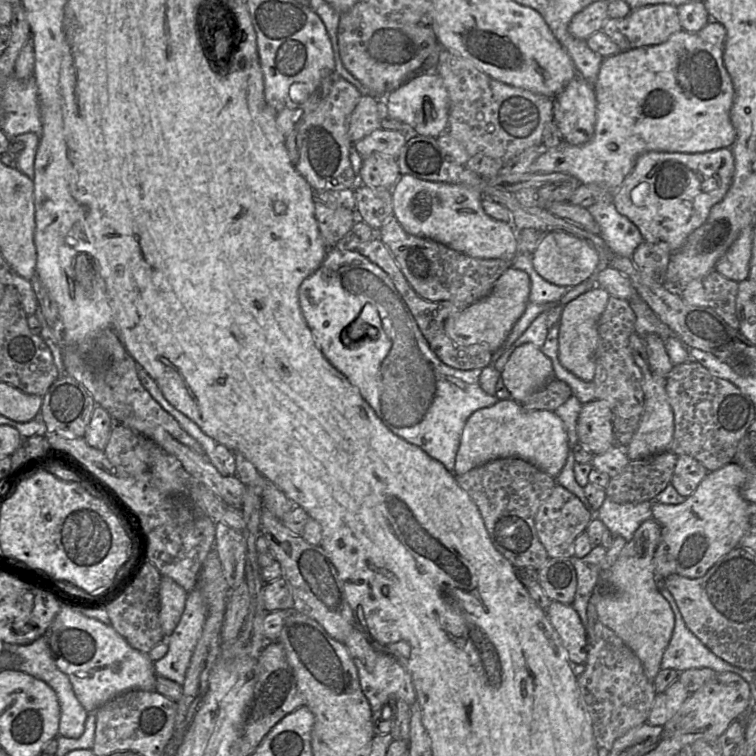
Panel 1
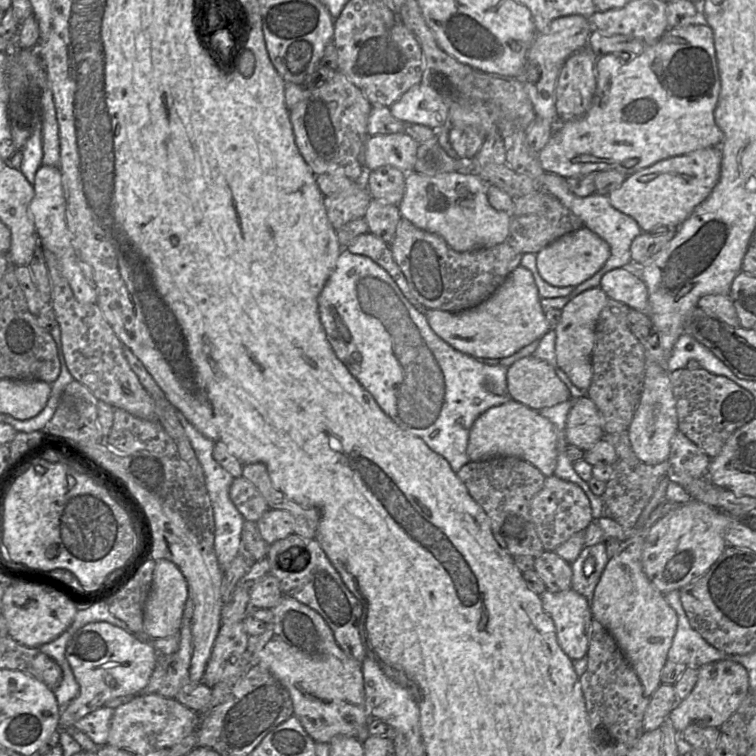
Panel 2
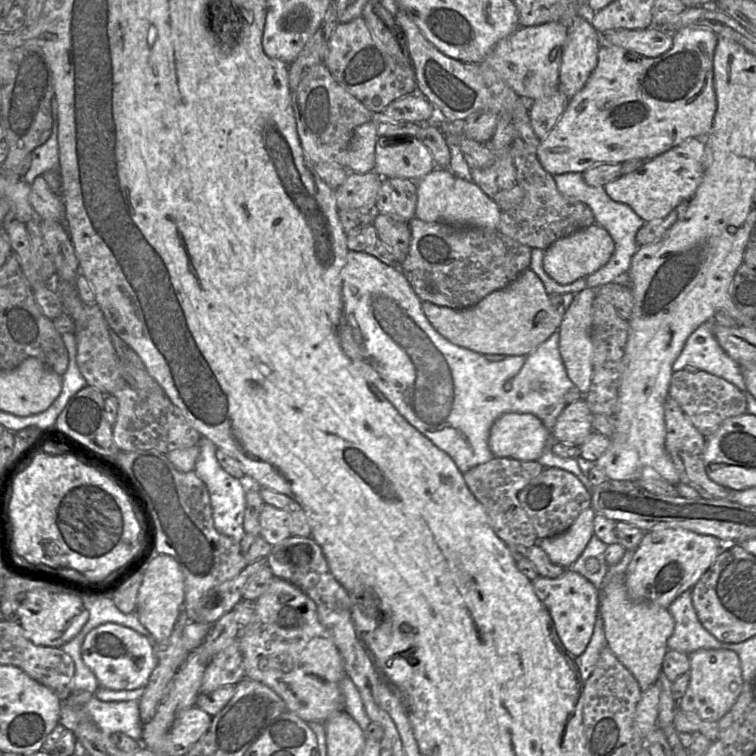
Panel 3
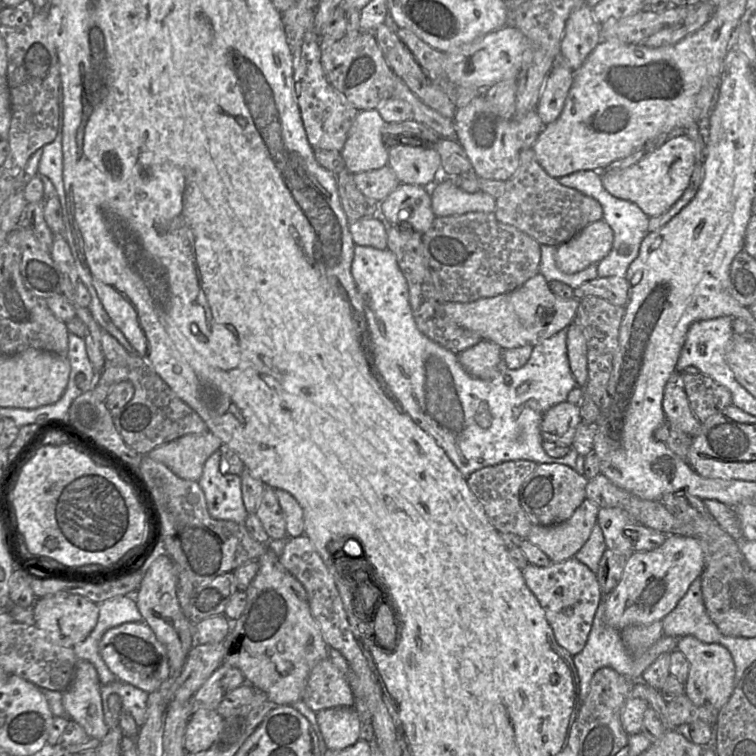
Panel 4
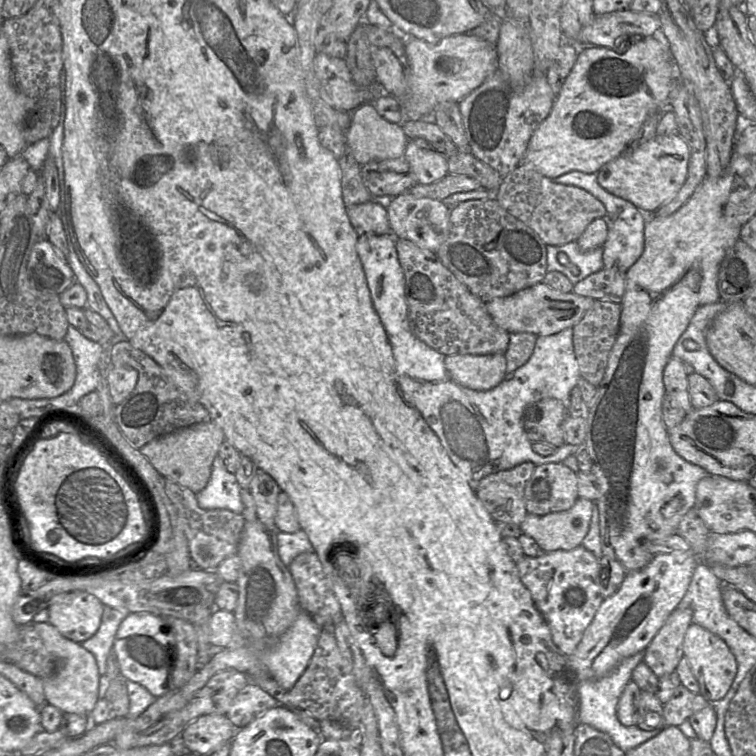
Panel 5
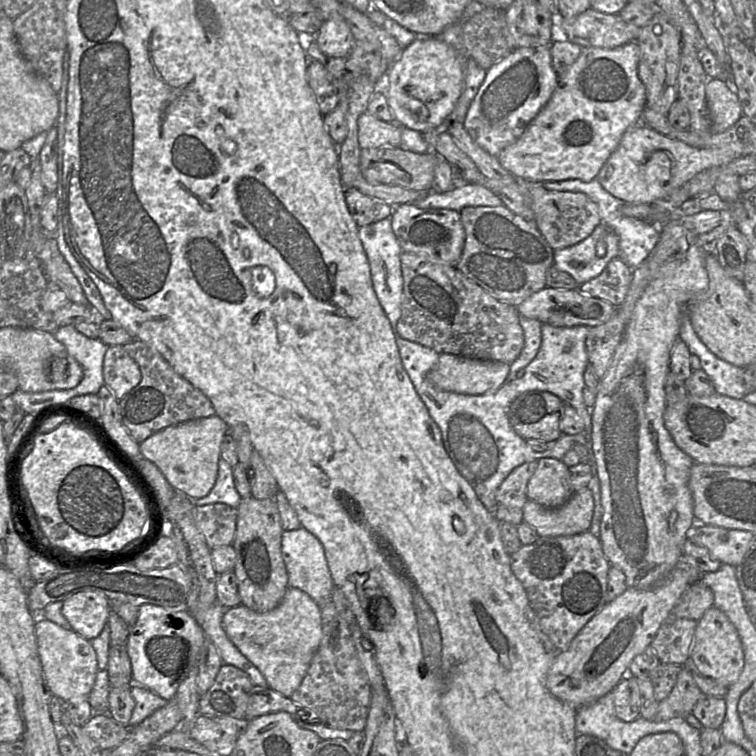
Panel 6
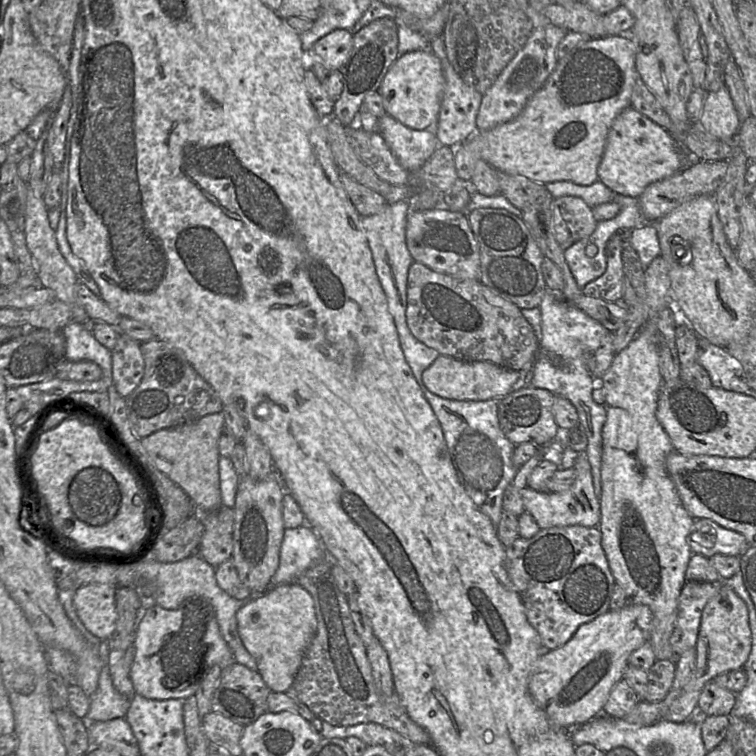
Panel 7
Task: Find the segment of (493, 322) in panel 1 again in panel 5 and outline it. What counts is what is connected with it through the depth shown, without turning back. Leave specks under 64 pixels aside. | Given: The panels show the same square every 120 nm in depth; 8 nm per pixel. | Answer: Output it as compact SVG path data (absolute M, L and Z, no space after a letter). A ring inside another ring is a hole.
M539 282L510 296L487 301L486 309L493 321L509 334L528 332L537 336L549 336L576 325L594 301L593 298L577 295L573 291L562 293Z

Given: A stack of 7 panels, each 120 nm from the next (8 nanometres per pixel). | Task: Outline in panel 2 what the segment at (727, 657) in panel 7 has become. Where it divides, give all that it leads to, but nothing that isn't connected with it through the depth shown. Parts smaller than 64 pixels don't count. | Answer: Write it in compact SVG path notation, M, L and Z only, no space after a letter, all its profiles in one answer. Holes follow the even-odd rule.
M731 660L707 663L698 668L698 679L693 690L676 704L669 719L678 733L693 725L719 728L738 709L748 692L749 678L744 666Z

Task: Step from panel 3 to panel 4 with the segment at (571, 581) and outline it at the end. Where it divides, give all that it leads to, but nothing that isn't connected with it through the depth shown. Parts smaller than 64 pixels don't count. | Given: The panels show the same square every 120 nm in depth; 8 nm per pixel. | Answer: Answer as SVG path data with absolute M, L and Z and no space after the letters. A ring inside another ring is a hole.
M575 557L562 562L551 563L546 567L528 564L521 572L526 585L544 609L546 619L553 630L557 643L567 650L571 656L577 655L586 645L597 607L602 599L597 575Z

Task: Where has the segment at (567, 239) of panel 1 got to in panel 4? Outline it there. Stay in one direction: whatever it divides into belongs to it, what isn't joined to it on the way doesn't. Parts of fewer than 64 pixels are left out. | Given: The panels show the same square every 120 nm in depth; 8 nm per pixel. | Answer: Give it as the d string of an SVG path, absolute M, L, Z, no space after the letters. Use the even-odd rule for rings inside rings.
M604 220L586 226L556 249L556 266L565 274L574 274L599 263L613 247L613 231Z

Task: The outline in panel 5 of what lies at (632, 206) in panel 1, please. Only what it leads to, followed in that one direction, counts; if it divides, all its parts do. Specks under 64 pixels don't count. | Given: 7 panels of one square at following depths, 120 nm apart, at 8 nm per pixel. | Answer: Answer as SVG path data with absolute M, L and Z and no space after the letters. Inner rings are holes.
M680 135L659 136L606 163L597 173L598 183L609 193L634 204L650 216L677 196L687 176L690 148Z

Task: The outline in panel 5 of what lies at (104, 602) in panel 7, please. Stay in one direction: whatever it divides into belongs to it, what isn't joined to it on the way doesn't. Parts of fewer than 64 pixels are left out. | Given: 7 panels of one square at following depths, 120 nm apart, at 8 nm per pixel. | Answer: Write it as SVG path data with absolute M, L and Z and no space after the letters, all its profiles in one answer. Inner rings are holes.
M62 593L55 596L48 607L48 623L67 639L82 644L99 629L103 609L103 603L90 593Z

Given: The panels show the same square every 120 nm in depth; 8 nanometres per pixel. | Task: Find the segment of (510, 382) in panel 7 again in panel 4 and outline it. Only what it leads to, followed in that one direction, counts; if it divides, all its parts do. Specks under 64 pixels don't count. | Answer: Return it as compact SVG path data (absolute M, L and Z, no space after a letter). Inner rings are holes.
M481 340L458 354L462 368L470 376L482 380L492 380L497 375L498 364L502 358L503 349L488 340Z

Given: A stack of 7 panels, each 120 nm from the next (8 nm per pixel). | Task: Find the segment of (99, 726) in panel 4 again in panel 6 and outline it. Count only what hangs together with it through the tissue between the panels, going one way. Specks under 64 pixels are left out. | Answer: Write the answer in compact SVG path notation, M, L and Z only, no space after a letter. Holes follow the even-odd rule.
M36 616L35 635L38 655L49 692L63 702L88 697L96 679L98 662L90 641L72 629L65 629L44 617Z

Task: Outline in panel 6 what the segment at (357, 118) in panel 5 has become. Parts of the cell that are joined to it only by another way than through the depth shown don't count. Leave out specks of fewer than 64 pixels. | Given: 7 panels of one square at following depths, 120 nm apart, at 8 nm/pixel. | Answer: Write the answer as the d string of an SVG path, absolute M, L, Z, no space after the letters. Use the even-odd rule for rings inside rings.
M366 111L358 119L358 142L361 149L400 147L401 126L394 121L380 120Z

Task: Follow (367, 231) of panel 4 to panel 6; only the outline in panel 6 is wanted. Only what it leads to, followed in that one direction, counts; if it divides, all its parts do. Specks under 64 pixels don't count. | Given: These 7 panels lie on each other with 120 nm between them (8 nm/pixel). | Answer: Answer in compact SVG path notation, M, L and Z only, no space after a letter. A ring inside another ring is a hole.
M356 187L345 189L345 201L358 227L390 217L395 207L361 193Z

